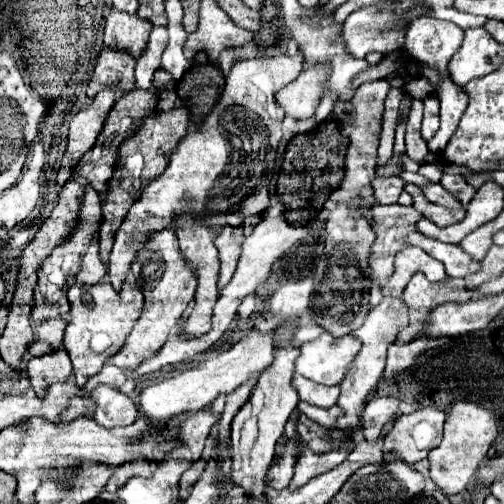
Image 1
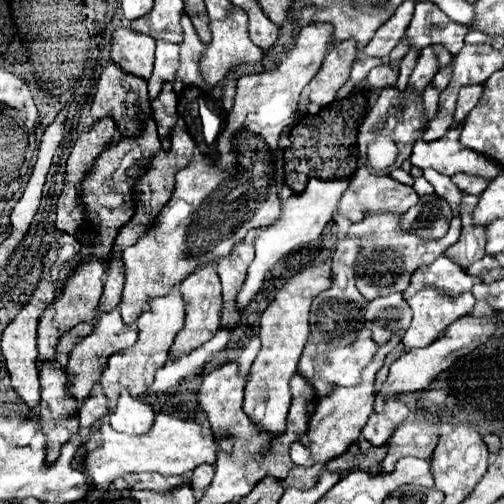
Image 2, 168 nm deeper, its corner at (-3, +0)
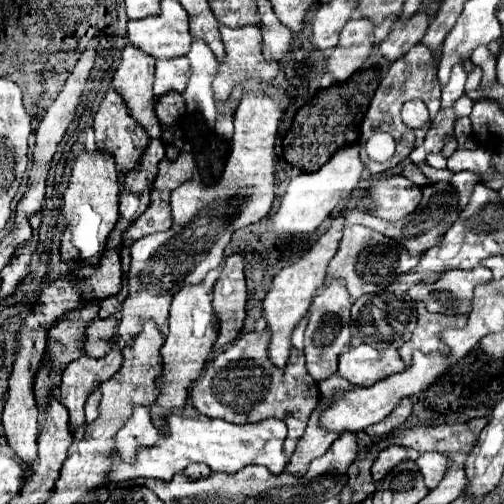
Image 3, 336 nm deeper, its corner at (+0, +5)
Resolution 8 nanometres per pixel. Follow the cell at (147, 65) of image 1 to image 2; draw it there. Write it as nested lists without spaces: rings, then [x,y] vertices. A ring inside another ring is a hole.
[[[159,40],[157,52],[155,52],[155,70],[153,70],[153,76],[147,80],[151,100],[159,96],[161,86],[165,82],[175,82],[177,68],[179,68],[179,46]]]

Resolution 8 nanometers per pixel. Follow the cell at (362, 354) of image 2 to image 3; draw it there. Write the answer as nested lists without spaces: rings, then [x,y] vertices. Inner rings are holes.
[[[362,343],[356,347],[348,347],[338,357],[338,375],[358,387],[374,385],[378,379],[384,379],[384,375],[402,369],[404,361],[400,359],[398,351],[392,347],[374,349],[372,345]]]

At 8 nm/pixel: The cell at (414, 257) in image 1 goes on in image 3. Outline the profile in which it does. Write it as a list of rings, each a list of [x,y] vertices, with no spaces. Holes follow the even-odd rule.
[[[478,265],[474,269],[442,271],[434,283],[416,283],[408,289],[408,297],[426,303],[428,311],[444,311],[446,315],[468,313],[472,291],[478,283],[488,283],[492,271]]]

